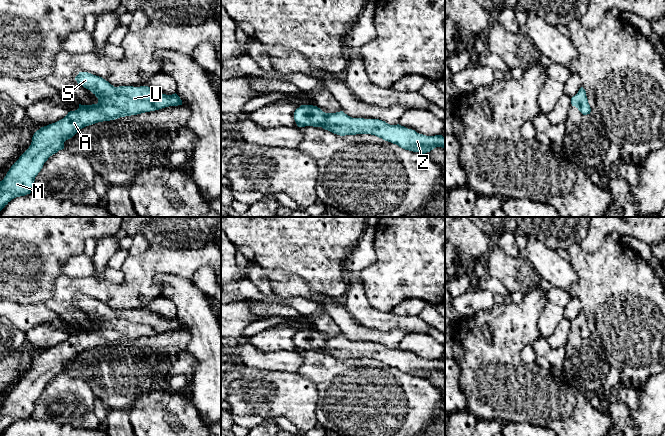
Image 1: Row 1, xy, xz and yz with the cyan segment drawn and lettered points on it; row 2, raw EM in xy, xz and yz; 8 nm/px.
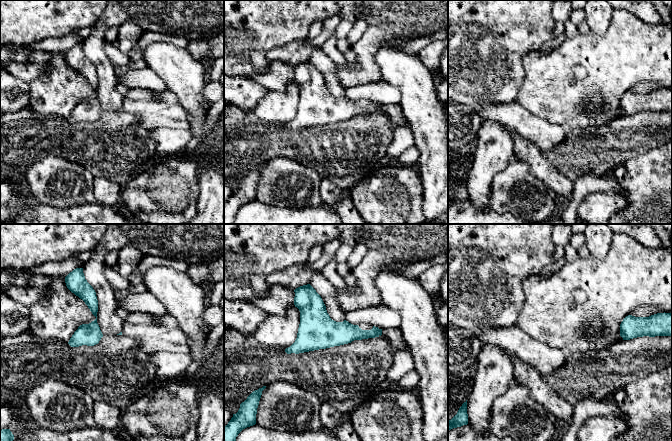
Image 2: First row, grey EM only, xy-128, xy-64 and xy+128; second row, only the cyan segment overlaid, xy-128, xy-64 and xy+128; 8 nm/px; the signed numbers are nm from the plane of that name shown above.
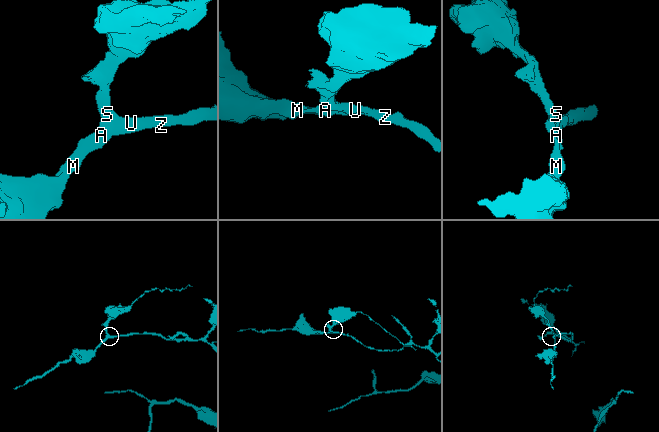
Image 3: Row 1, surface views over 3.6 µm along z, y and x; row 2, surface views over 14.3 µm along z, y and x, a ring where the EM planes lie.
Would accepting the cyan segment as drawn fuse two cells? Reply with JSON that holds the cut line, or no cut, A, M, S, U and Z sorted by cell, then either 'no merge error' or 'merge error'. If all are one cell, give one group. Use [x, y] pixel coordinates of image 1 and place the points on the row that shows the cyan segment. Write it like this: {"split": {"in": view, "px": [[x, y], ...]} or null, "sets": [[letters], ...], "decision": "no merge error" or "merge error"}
{"split": null, "sets": [["A", "M", "S", "U", "Z"]], "decision": "no merge error"}

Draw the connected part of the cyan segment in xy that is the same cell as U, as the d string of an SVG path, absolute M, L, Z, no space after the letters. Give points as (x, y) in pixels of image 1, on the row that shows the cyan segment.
M79 72L75 80L84 88L90 90L98 98L98 103L92 105L79 104L77 110L68 112L63 119L41 127L34 133L29 148L11 166L4 179L0 181L0 211L12 199L31 193L35 177L43 168L44 163L50 156L64 149L64 142L72 138L80 129L98 122L155 111L169 106L182 105L182 100L176 93L166 95L148 86L114 87L102 77L88 72Z

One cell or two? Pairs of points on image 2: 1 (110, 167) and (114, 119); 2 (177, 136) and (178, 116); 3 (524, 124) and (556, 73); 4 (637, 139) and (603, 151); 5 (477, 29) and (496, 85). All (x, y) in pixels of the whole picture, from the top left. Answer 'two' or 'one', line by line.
1: one
2: two
3: two
4: one
5: one

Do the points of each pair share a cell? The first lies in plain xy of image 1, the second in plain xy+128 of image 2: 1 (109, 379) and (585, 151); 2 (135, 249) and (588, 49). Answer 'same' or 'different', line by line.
1: same
2: different

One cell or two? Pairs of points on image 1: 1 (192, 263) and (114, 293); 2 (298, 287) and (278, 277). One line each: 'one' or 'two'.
1: one
2: one

